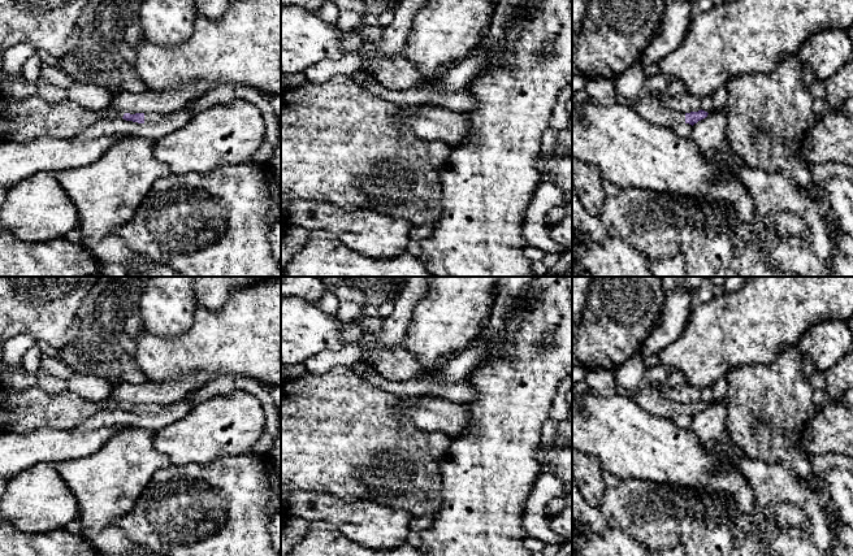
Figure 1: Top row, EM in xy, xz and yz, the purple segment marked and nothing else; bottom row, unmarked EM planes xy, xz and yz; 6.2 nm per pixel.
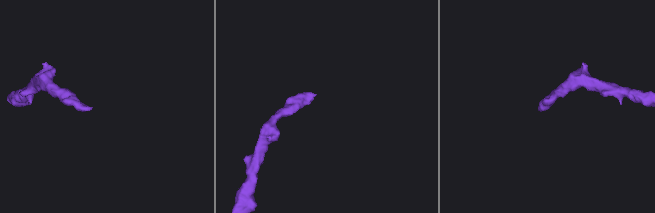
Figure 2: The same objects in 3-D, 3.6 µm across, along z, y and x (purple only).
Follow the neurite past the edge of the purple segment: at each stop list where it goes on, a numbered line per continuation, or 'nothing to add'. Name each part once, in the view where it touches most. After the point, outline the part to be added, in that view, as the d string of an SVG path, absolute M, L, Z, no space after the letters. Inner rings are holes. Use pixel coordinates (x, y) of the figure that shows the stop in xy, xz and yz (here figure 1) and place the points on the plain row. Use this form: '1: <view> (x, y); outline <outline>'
1: xy (148, 408); outline M144 404L144 414L156 414L163 411L160 404Z

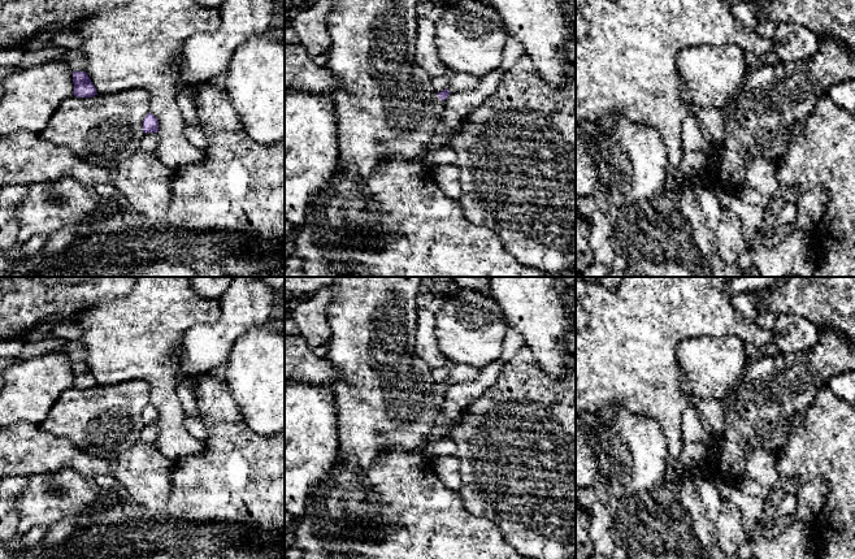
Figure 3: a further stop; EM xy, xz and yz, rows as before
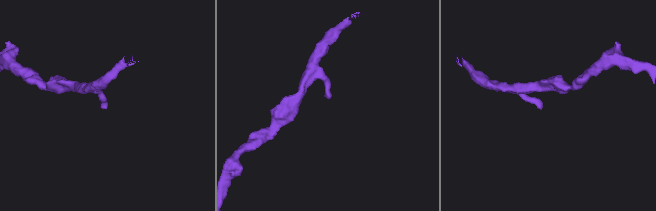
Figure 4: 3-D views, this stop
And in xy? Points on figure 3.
nothing to add

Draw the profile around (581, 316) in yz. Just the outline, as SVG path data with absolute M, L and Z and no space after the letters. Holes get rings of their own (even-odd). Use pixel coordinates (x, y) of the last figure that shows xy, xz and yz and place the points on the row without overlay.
M576 303L576 333L586 329L589 325L589 316L586 311Z

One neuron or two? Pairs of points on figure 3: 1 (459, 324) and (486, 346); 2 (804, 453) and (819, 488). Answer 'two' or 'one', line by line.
1: one
2: two

